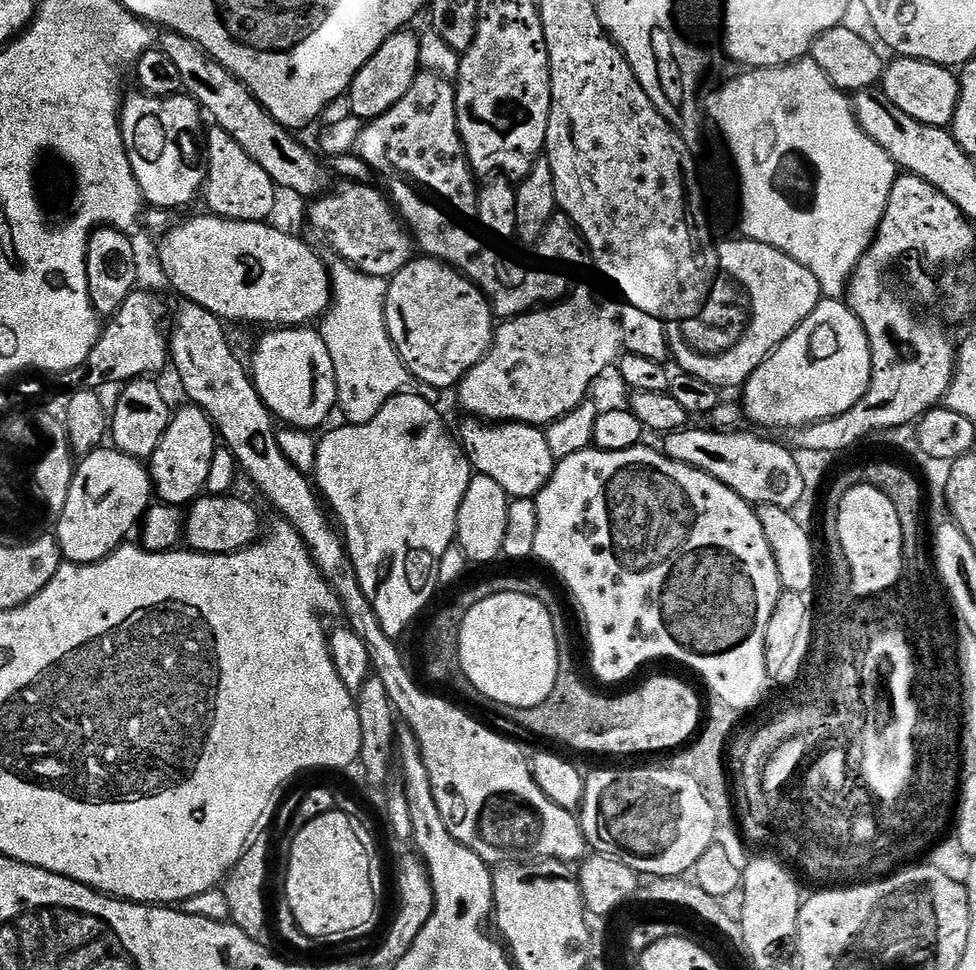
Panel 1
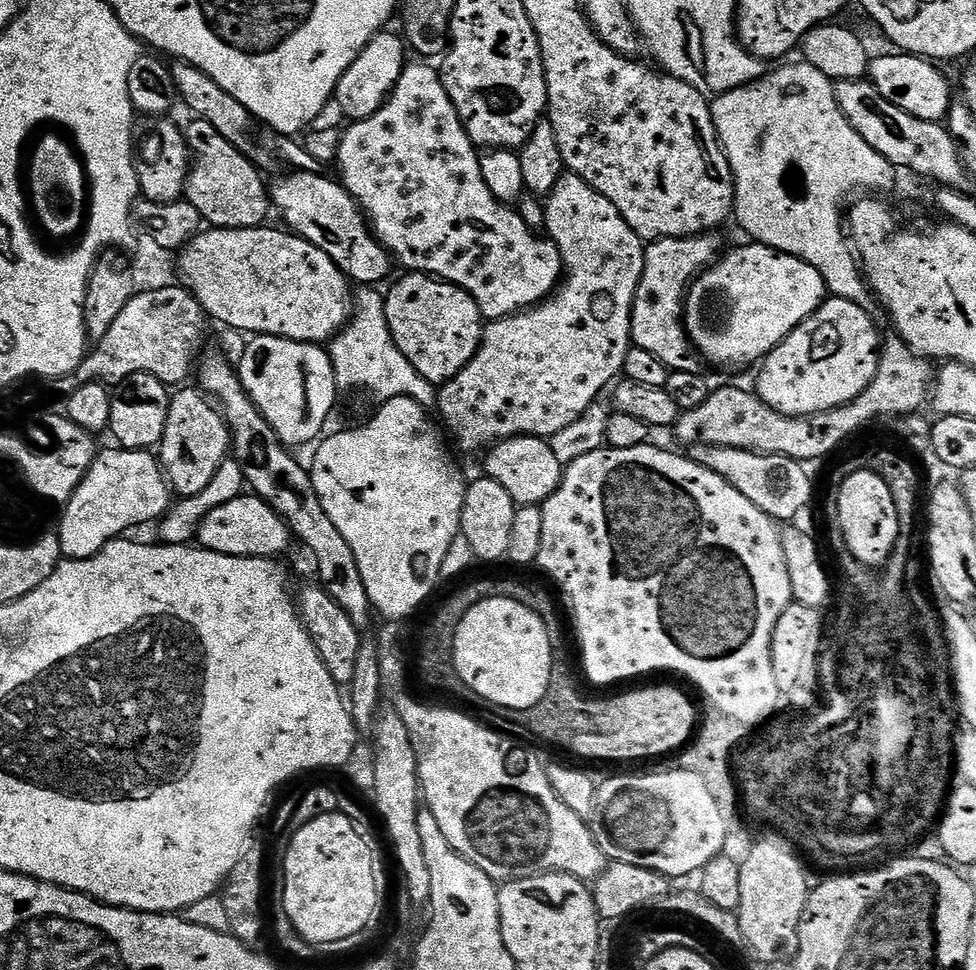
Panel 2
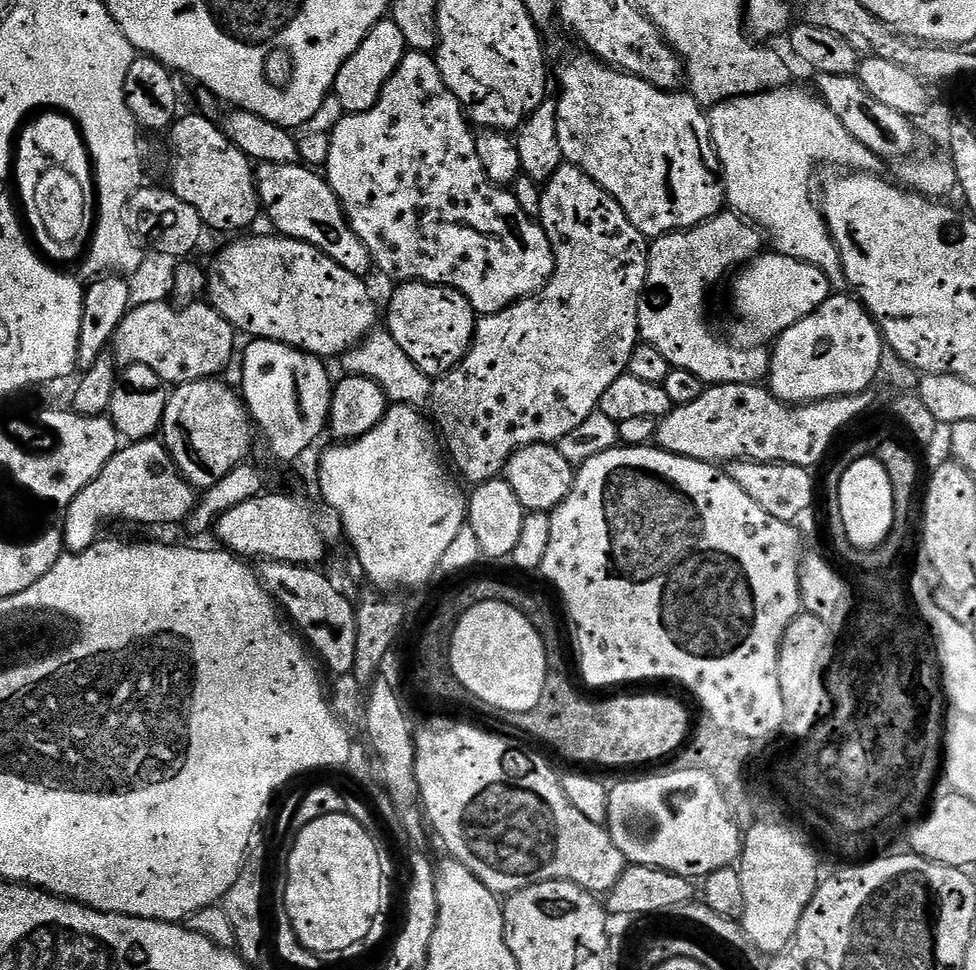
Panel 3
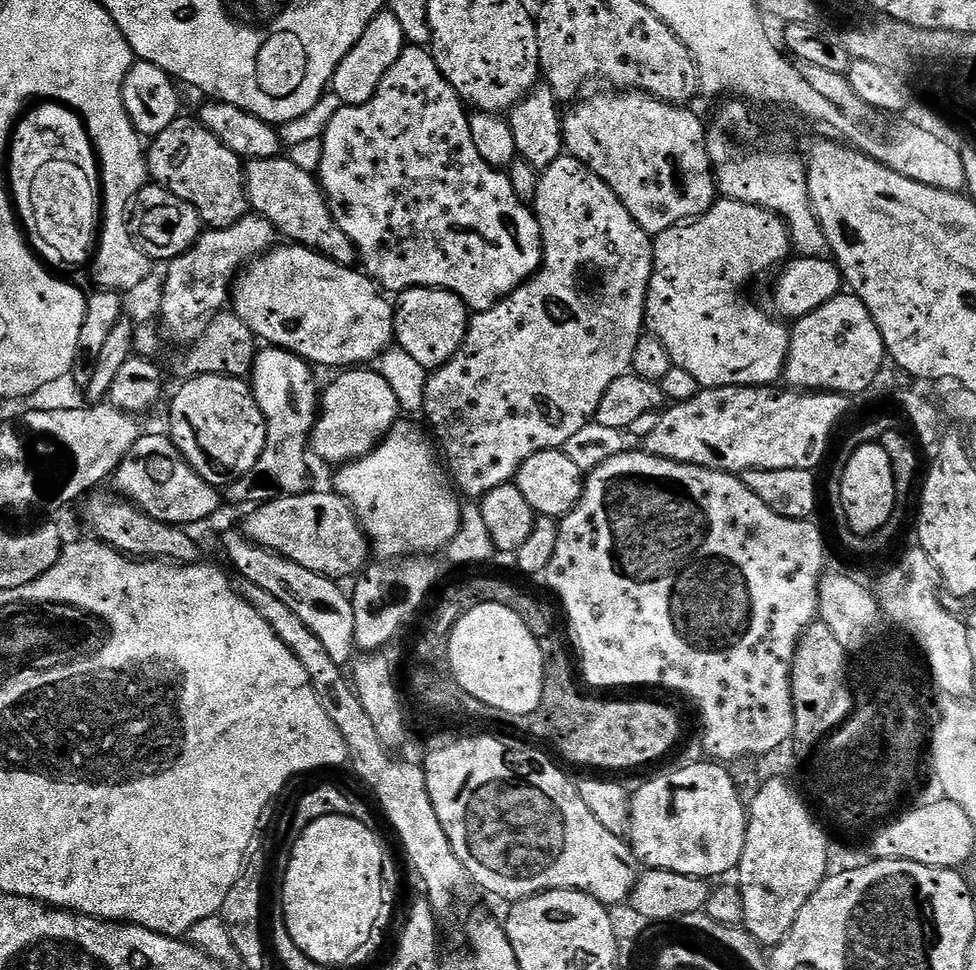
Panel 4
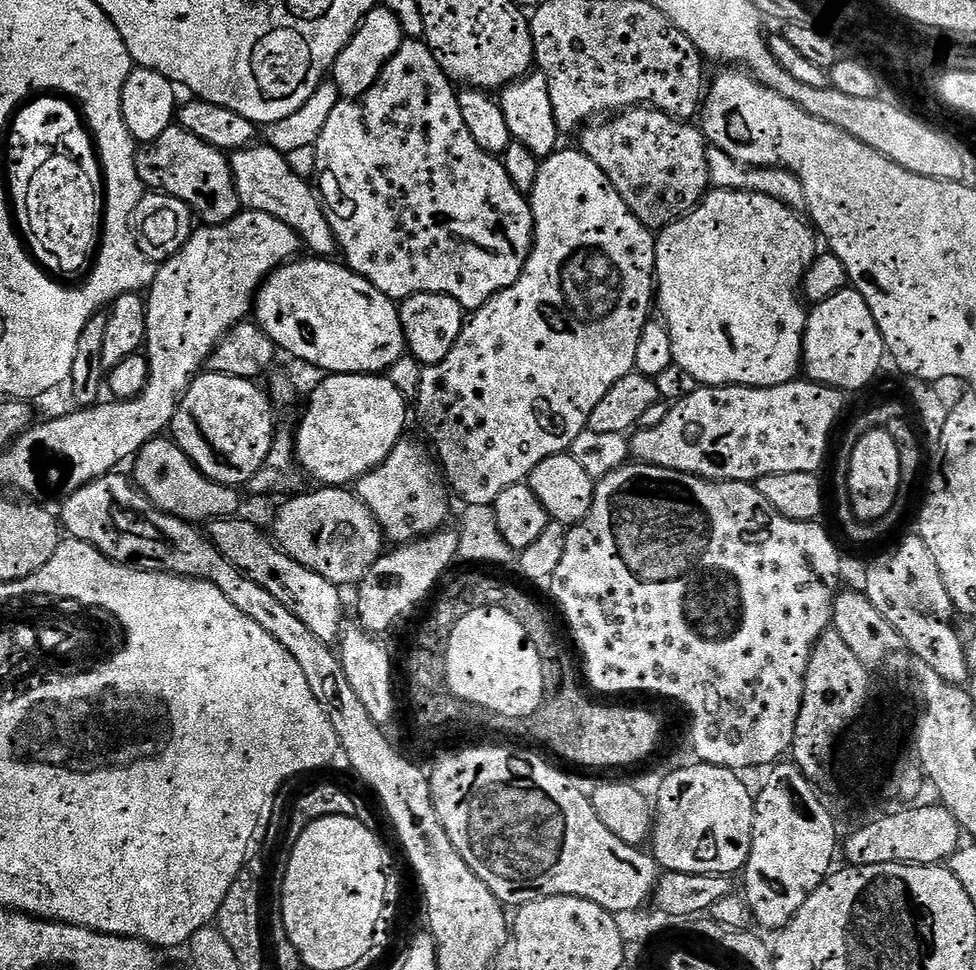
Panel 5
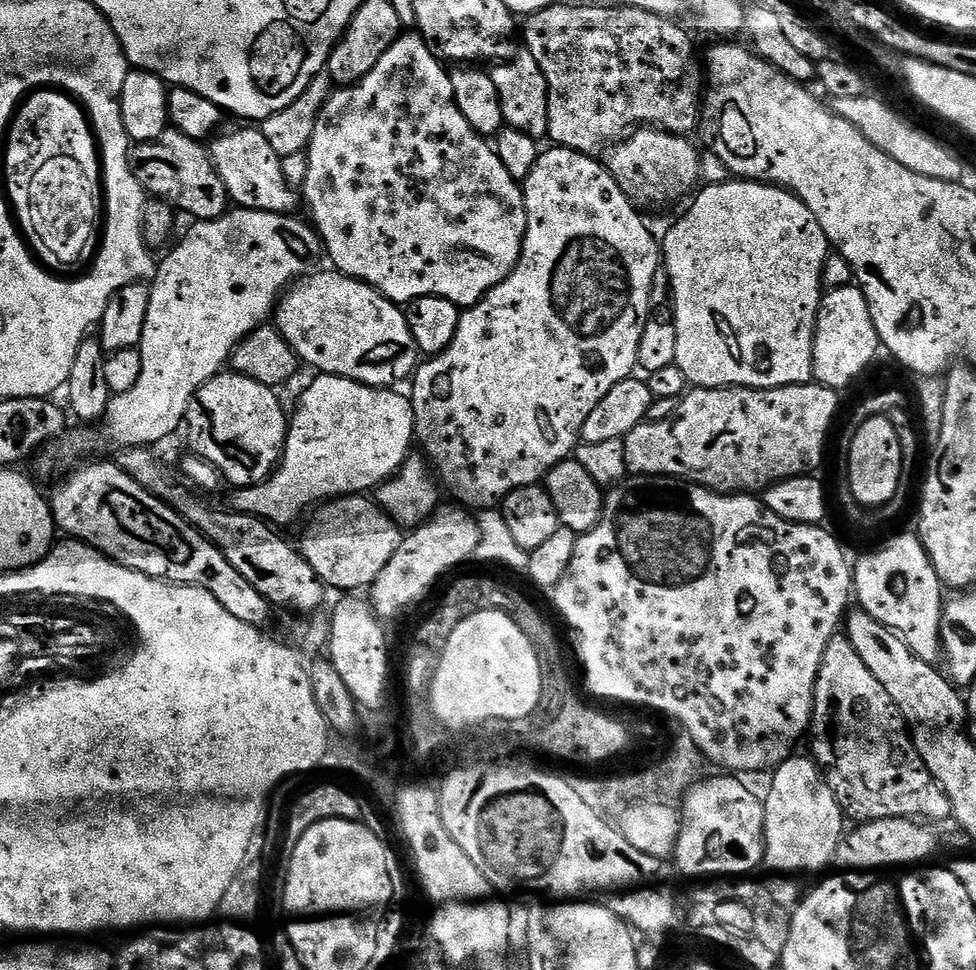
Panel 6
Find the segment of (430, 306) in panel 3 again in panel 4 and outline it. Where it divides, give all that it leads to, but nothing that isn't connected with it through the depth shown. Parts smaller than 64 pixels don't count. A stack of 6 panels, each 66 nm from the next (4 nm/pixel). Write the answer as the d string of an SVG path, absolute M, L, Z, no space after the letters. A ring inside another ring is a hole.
M408 288L394 300L394 340L418 366L435 370L448 364L464 344L470 310L453 292L445 288Z

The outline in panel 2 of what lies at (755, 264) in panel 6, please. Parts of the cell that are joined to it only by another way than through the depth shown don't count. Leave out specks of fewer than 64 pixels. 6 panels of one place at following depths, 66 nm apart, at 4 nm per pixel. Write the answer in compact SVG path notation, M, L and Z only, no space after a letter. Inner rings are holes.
M719 235L683 236L651 241L644 249L644 269L632 303L632 342L674 372L697 371L697 353L684 330L684 301L690 282L721 255Z

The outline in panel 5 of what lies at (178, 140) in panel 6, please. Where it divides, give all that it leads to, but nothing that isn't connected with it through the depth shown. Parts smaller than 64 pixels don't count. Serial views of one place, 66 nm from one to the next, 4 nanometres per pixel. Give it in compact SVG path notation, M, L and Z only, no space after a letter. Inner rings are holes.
M179 126L167 128L161 136L154 138L154 142L143 145L136 153L136 169L145 189L159 190L161 193L180 199L192 211L193 217L205 225L230 222L242 210L238 190L234 186L229 157Z

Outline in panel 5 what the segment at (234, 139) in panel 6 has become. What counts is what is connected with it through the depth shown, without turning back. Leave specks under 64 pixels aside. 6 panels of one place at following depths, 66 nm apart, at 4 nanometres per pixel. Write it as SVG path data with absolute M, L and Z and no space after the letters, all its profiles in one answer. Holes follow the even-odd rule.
M251 146L233 151L230 156L234 186L241 205L250 212L265 212L278 222L286 222L300 235L303 247L313 257L332 258L337 255L336 239L324 217L324 205L311 183L294 174L285 153L267 146Z

